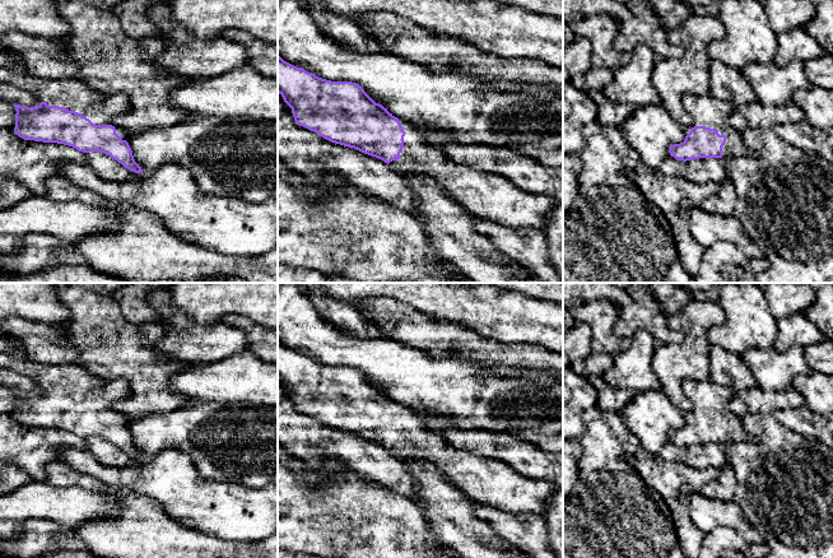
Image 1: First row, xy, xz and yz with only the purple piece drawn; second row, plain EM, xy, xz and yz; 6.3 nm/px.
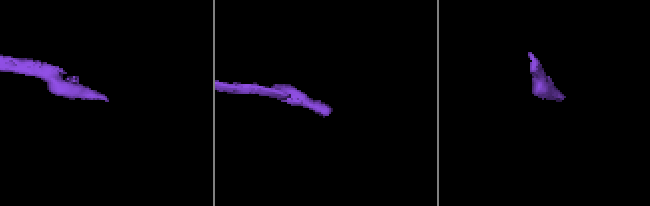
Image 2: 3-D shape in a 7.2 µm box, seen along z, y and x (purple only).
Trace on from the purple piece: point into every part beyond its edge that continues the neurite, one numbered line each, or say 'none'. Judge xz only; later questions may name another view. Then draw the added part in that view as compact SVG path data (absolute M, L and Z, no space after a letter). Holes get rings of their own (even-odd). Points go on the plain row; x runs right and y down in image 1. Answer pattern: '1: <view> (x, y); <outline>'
1: xz (489, 482); M401 404L399 406L406 419L400 445L388 448L394 457L432 462L471 502L544 517L545 501L557 492L553 484L529 479L502 460L480 457L453 447L433 433L413 409Z

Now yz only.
1: yz (704, 395); M709 378L701 381L685 380L683 389L693 405L690 411L684 413L685 422L694 411L717 414L720 420L726 422L726 428L722 432L722 443L740 443L750 440L740 418L727 408L732 397L732 390L717 385Z

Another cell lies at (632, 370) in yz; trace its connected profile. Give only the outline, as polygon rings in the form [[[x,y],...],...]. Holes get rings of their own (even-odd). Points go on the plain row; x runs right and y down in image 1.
[[[638,330],[630,338],[629,348],[613,357],[611,367],[602,376],[605,382],[614,389],[634,392],[660,390],[661,385],[652,369],[657,344],[648,330]]]

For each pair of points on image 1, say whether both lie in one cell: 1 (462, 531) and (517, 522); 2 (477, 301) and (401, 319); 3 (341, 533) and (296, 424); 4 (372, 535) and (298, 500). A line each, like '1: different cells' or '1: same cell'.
1: different cells
2: different cells
3: different cells
4: same cell

